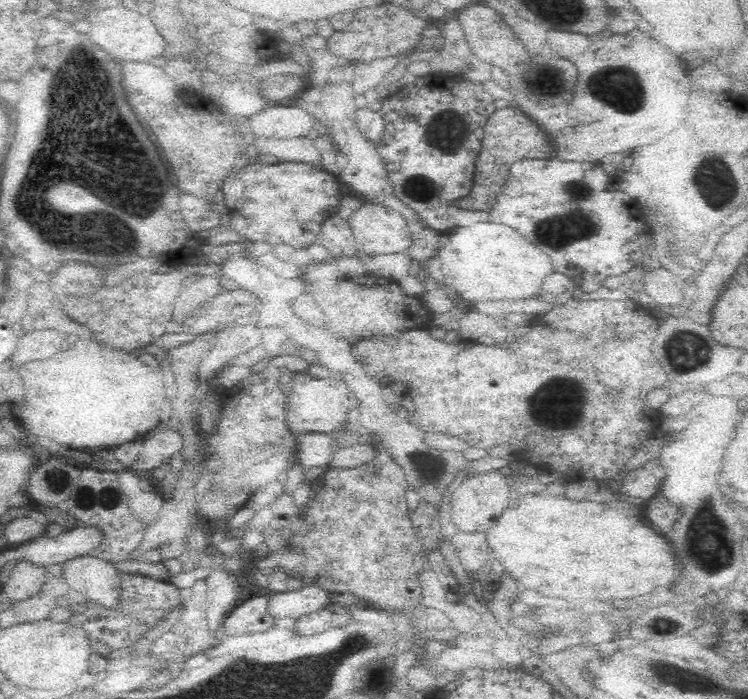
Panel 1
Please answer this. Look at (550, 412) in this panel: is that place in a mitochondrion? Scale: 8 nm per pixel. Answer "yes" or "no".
yes

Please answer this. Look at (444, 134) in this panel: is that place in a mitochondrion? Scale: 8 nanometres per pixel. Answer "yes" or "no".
yes

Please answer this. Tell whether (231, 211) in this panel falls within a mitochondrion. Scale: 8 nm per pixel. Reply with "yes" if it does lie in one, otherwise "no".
no

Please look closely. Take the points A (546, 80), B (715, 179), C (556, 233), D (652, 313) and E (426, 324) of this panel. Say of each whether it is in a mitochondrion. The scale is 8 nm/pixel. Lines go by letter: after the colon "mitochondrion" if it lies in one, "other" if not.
A: mitochondrion
B: mitochondrion
C: mitochondrion
D: other
E: other

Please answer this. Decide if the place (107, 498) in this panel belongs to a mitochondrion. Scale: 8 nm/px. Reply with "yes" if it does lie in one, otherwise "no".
yes

